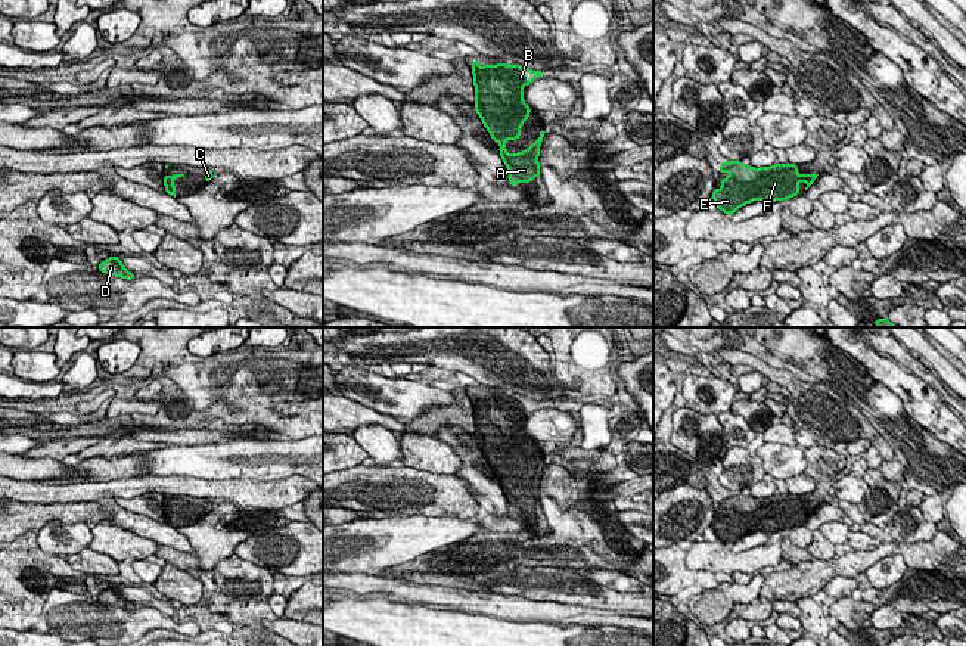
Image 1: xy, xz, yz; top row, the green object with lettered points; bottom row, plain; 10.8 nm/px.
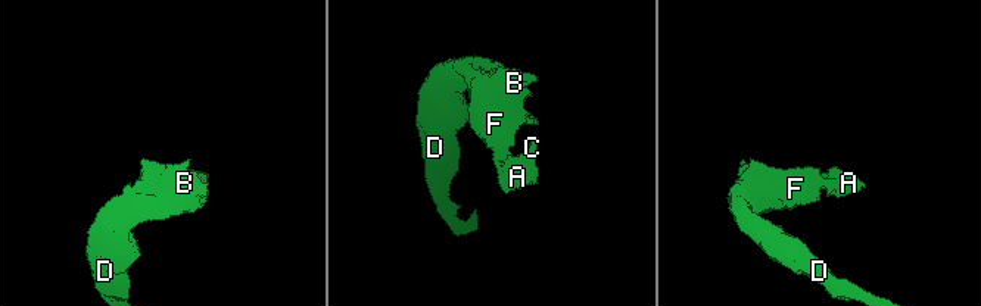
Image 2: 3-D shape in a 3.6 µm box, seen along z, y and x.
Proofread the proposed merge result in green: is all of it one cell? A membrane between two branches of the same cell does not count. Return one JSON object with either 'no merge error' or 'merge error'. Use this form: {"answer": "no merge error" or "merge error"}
{"answer": "no merge error"}

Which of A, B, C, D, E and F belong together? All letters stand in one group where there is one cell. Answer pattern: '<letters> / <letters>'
A B C D E F

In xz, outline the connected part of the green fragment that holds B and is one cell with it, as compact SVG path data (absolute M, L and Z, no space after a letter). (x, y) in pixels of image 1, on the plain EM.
M472 392L475 416L475 441L494 473L498 473L500 487L509 503L509 515L531 513L540 503L540 476L546 462L529 475L528 479L510 485L506 479L507 470L519 470L521 459L532 441L524 431L524 417L543 407L544 401L532 401L522 395L479 395Z

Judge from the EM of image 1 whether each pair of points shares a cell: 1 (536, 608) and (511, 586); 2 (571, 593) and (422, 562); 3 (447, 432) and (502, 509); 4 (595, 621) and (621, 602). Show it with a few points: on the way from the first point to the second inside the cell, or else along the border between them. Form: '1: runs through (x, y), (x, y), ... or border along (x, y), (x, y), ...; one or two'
1: border along (488, 592), (556, 602); two
2: border along (524, 564), (503, 572); two
3: runs through (466, 452), (472, 457), (475, 471), (487, 490); one
4: border along (614, 609), (626, 612); two

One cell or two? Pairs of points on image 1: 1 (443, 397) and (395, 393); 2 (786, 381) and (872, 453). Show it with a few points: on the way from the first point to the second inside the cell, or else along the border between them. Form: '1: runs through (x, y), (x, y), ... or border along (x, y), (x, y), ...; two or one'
1: runs through (431, 397), (407, 397); one
2: border along (872, 444), (884, 459); two

